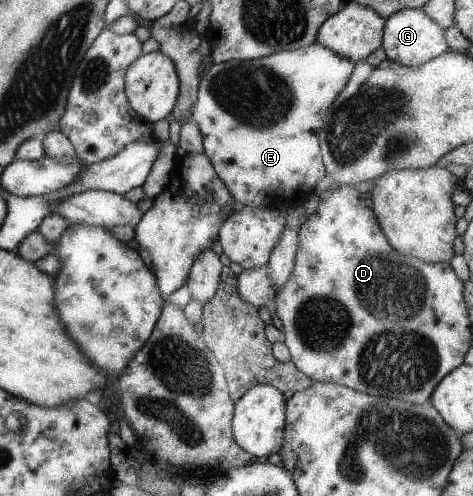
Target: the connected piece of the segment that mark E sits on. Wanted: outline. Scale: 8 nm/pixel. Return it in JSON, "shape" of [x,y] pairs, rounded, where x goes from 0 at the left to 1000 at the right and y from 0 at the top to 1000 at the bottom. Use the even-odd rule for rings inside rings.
{"shape":[[[658,87],[638,99],[613,103],[590,103],[571,111],[531,121],[501,123],[488,119],[450,131],[419,161],[419,198],[410,206],[410,242],[416,248],[421,266],[427,274],[427,308],[444,321],[446,335],[455,341],[455,351],[474,367],[478,381],[488,389],[501,413],[518,417],[554,417],[564,411],[581,411],[590,391],[607,391],[600,403],[611,405],[634,397],[641,401],[653,387],[662,387],[662,371],[687,355],[681,329],[681,306],[677,302],[674,262],[685,250],[685,232],[704,210],[708,196],[740,161],[740,149],[748,141],[748,129],[736,117],[708,109],[698,97],[679,93],[674,87]]]}

